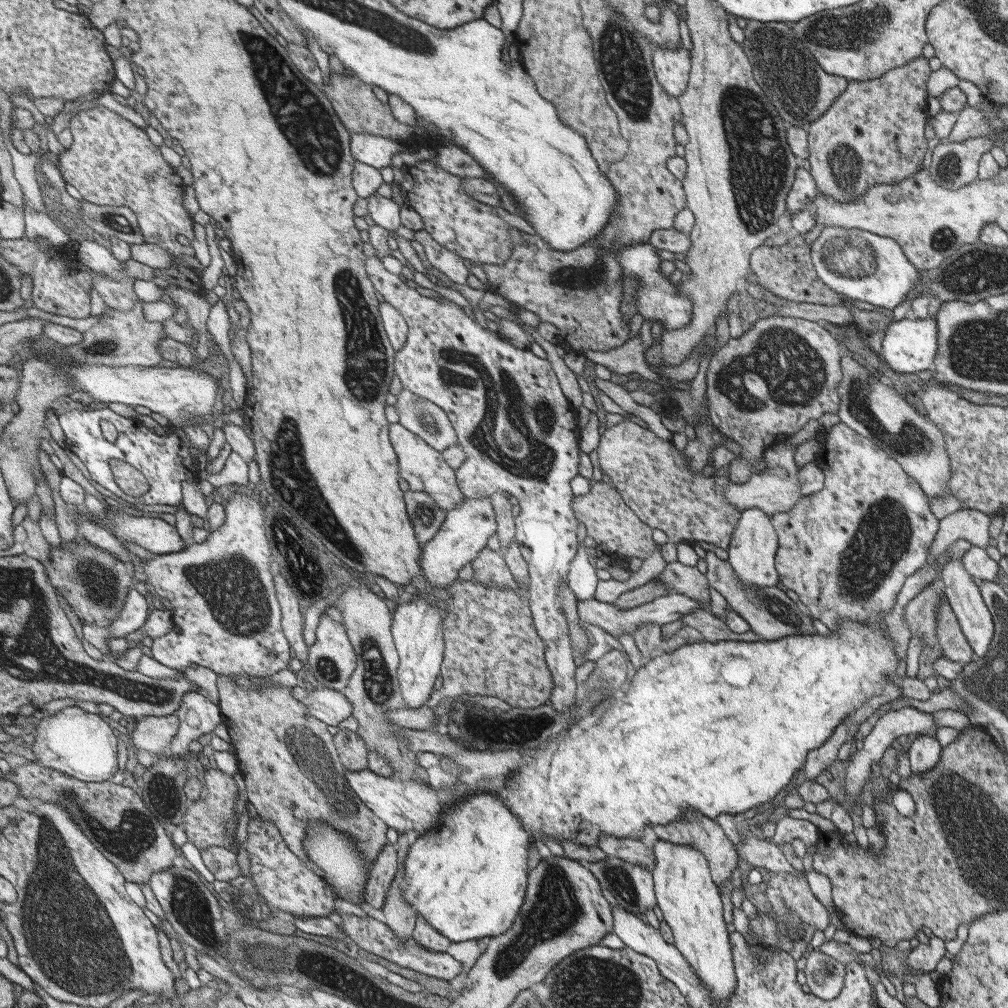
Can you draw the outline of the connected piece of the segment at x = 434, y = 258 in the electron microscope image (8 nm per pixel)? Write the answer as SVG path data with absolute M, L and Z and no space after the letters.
M423 229L415 231L413 239L421 244L425 253L425 260L433 268L445 274L454 283L465 284L467 275L470 273L460 256L455 253L451 254L447 249L437 244Z

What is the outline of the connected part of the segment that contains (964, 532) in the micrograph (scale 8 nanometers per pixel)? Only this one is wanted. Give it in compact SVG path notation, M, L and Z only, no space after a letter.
M962 507L957 511L945 515L939 520L937 538L933 542L931 561L936 561L951 543L964 539L974 546L985 549L990 544L988 535L990 518L979 508Z

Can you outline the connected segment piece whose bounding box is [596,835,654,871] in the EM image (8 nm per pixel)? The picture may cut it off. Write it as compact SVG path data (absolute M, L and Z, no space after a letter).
M600 835L596 846L606 855L643 866L649 871L653 868L654 856L652 849L640 838L616 838Z

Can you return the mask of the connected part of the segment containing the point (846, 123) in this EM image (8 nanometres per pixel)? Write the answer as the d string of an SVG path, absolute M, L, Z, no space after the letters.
M917 57L911 62L885 71L878 78L848 81L847 87L835 98L832 106L806 129L806 138L809 141L806 160L809 162L809 172L817 184L817 194L831 196L837 202L851 202L859 200L859 196L865 195L875 185L898 183L919 170L919 164L927 150L923 138L923 110L928 75L927 59Z

